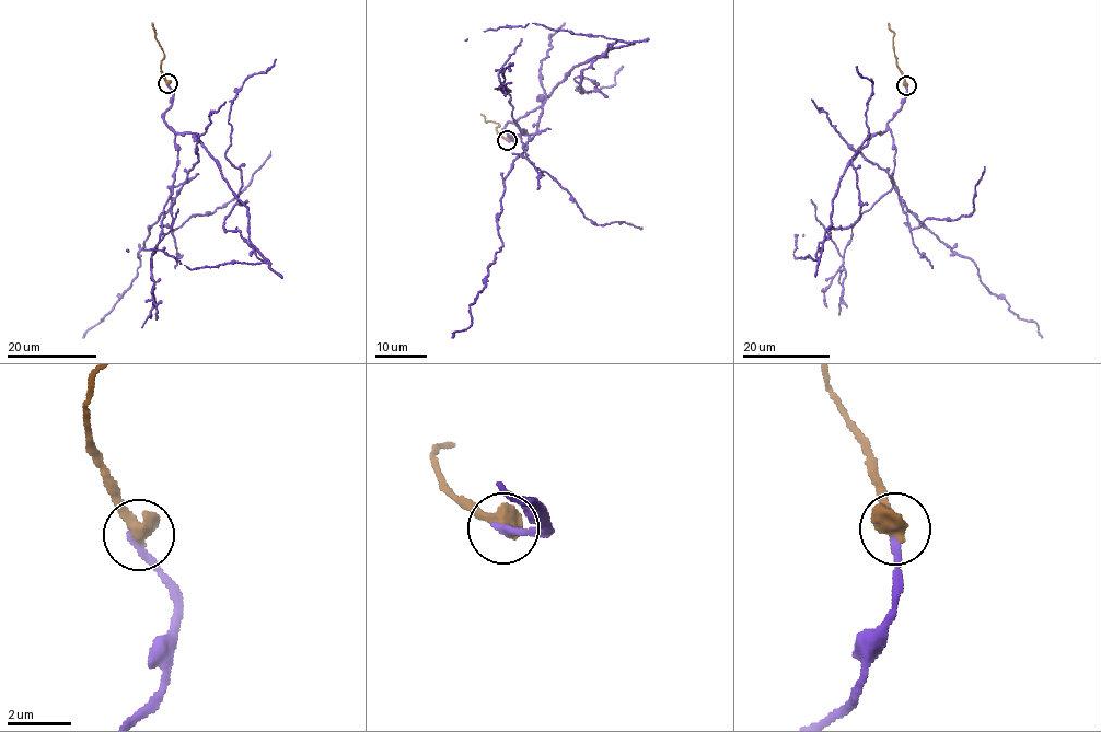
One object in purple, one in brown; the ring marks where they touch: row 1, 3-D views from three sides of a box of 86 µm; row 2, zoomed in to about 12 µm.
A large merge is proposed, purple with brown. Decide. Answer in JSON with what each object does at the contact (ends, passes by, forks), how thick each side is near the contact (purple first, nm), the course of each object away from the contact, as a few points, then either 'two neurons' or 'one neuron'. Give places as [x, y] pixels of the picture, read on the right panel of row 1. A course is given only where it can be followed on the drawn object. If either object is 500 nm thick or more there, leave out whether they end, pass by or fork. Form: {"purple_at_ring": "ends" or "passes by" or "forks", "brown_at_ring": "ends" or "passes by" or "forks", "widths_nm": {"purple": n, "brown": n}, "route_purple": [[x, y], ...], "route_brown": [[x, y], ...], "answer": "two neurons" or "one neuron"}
{"widths_nm": {"purple": 260, "brown": 600}, "route_purple": [[906, 84], [902, 106], [842, 177], [825, 240], [859, 217], [853, 164], [869, 135], [873, 85], [856, 66]], "route_brown": [[906, 84], [896, 66], [894, 33], [888, 22]], "answer": "two neurons"}

